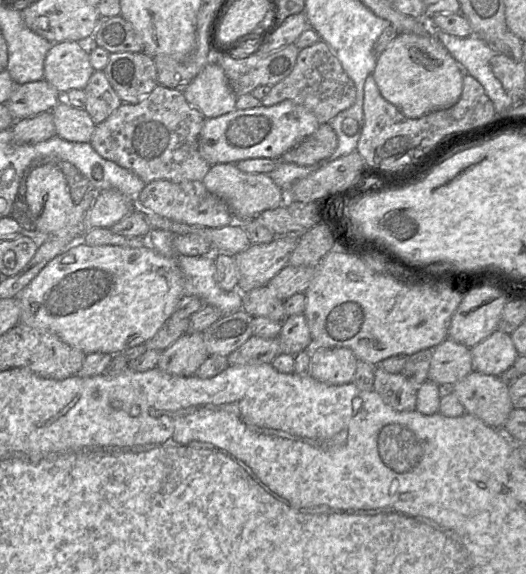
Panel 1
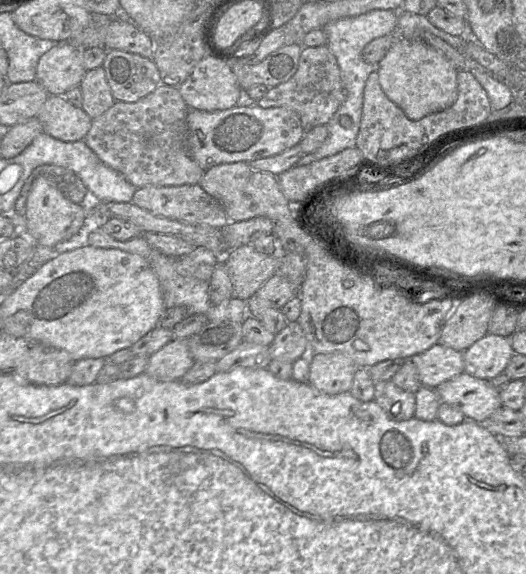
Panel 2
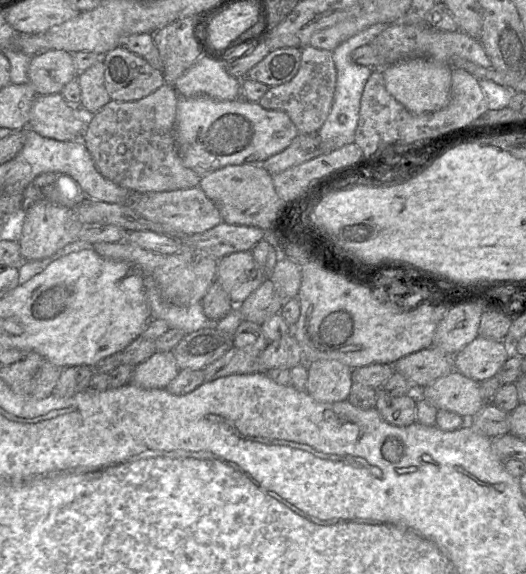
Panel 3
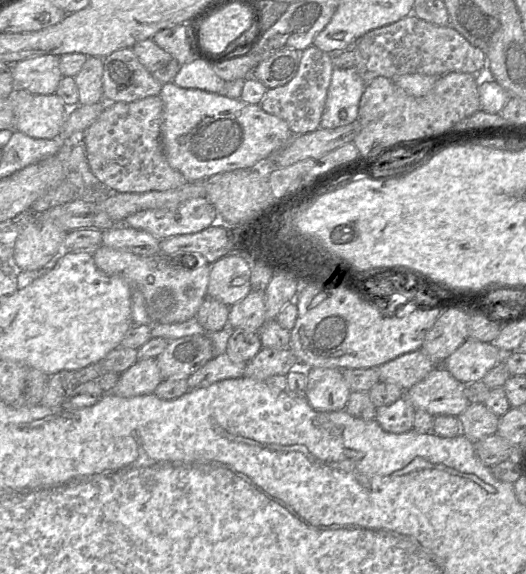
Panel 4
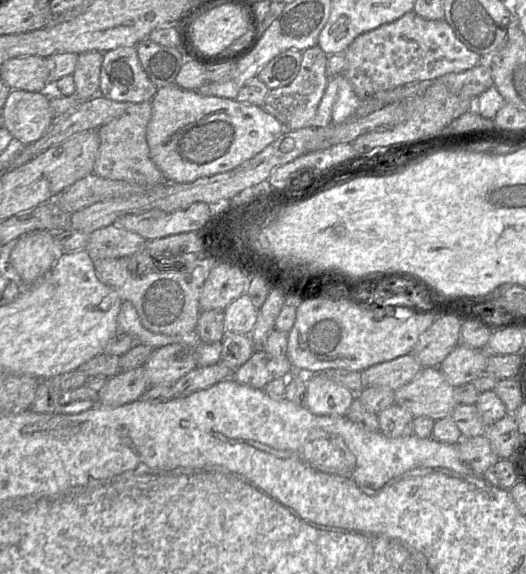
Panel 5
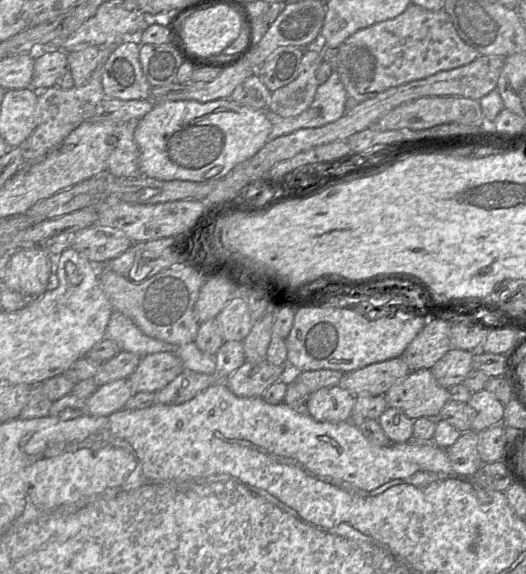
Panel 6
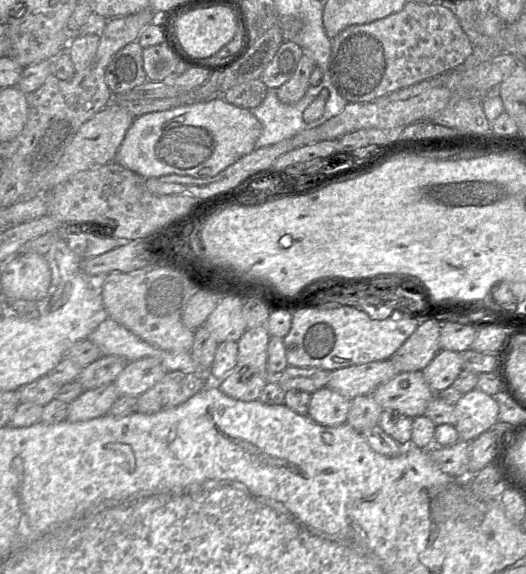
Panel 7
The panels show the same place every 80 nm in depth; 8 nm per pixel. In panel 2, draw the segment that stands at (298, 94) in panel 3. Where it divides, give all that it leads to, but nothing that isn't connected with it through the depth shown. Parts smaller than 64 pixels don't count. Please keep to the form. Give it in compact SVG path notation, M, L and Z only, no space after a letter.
M327 45L303 47L299 65L294 76L285 83L270 88L267 94L257 101L261 108L284 107L294 111L303 127L312 129L326 125L345 101L345 89L340 76L340 68L335 56Z

